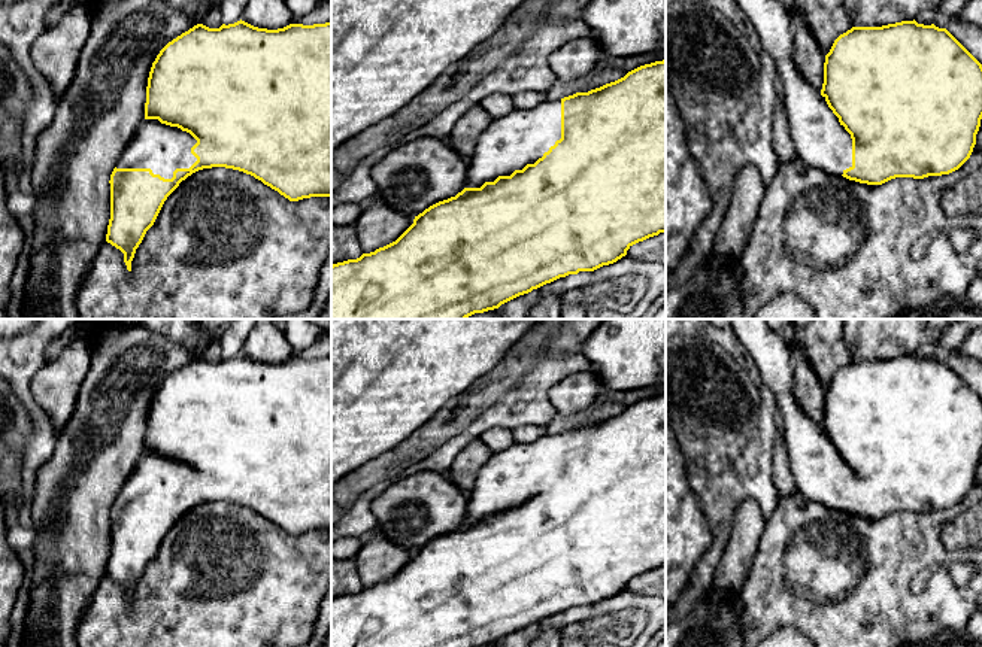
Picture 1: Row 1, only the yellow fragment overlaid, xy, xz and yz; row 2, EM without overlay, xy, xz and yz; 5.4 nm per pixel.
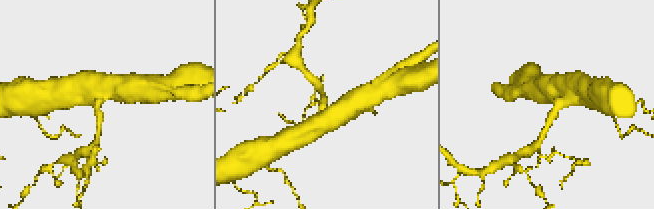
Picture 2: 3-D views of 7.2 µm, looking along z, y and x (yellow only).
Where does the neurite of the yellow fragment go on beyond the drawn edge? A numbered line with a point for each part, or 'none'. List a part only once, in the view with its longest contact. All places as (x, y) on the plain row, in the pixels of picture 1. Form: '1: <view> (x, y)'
1: xz (511, 476)

